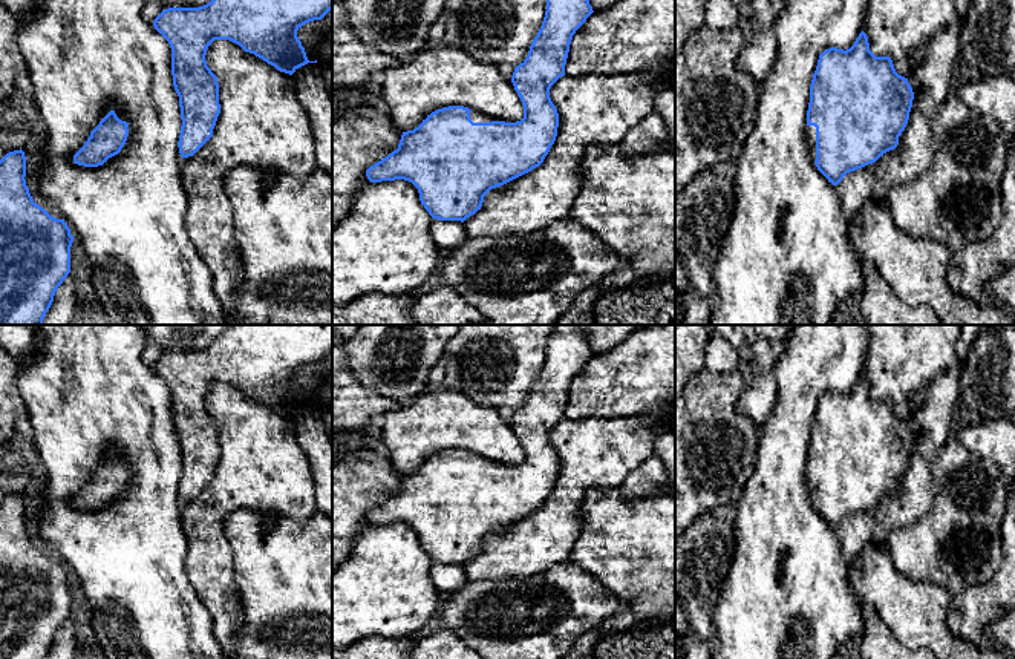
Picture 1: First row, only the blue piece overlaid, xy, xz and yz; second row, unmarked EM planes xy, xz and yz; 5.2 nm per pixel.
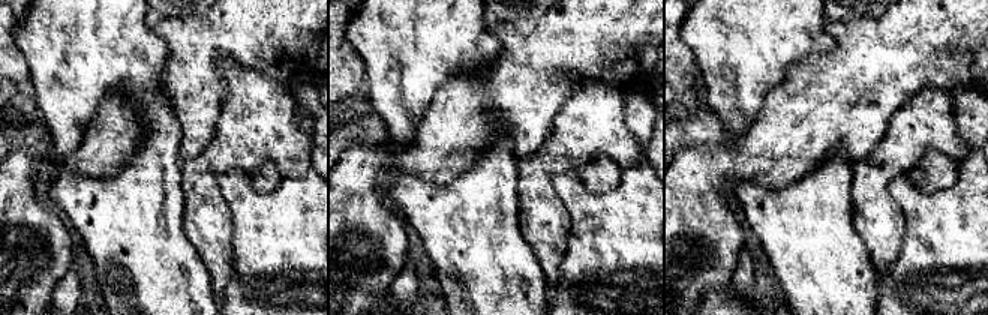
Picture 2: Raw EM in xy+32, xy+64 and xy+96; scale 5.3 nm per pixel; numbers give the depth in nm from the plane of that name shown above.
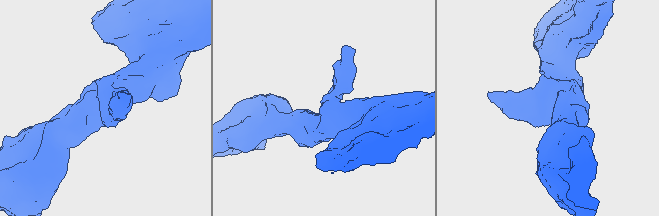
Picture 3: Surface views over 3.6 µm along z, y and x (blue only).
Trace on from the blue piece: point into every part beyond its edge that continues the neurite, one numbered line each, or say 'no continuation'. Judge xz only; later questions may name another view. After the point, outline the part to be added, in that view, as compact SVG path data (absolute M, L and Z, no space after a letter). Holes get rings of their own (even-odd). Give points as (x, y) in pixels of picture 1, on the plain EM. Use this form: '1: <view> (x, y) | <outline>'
1: xz (475, 460) | M475 454L470 455L470 463L473 466L491 466L491 464L498 464L498 463L493 463L490 460L481 458L481 457L475 455Z

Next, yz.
1: yz (810, 474) | M814 469L805 470L805 483L807 483L810 500L814 506L816 504L816 470Z

